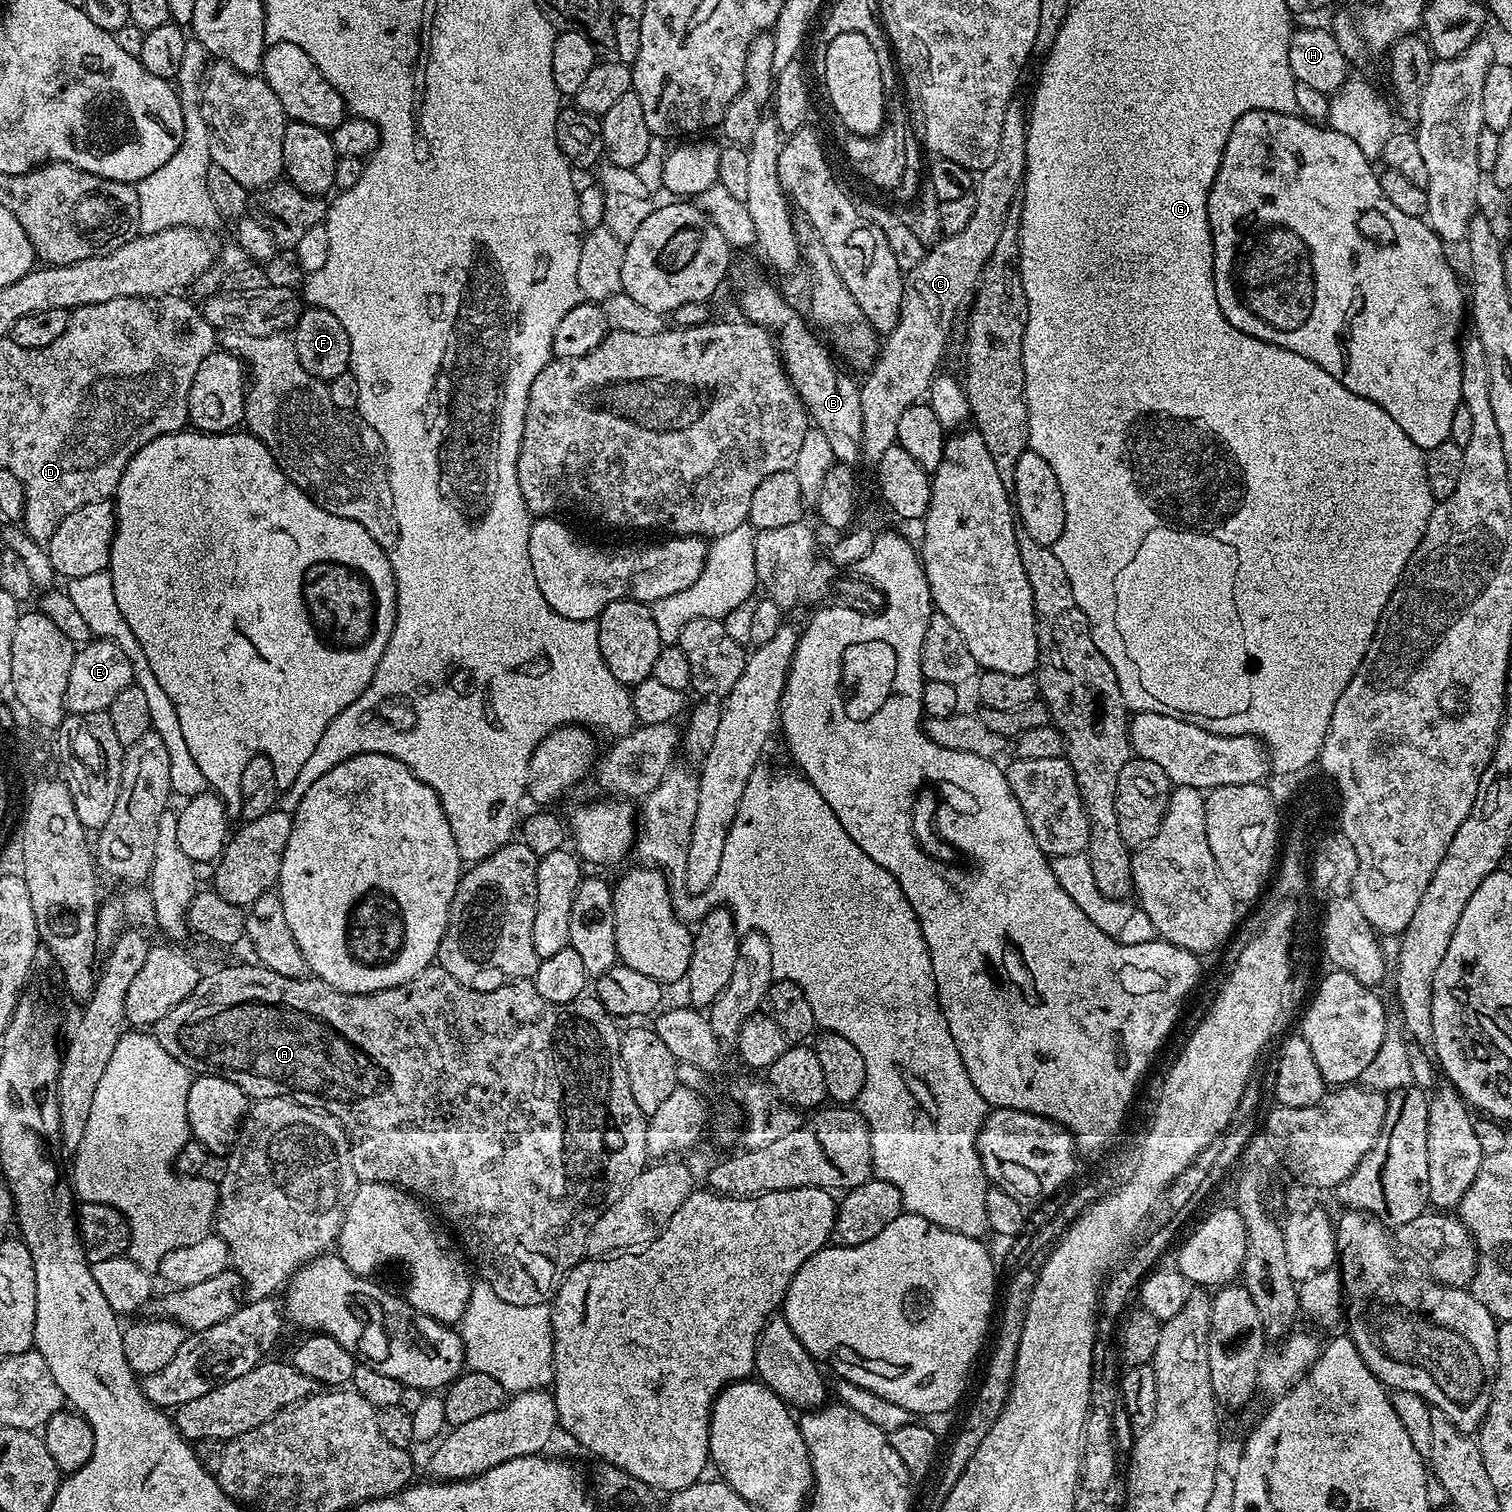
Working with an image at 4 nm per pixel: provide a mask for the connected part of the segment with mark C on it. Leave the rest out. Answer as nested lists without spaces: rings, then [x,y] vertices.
[[[1013,98],[1006,106],[1006,118],[1002,118],[1002,142],[998,142],[998,155],[994,162],[979,173],[974,184],[974,214],[970,222],[958,234],[944,236],[936,245],[929,247],[924,253],[924,260],[917,264],[912,272],[904,277],[904,293],[902,294],[902,310],[894,330],[887,333],[885,342],[879,349],[876,363],[872,365],[868,376],[860,384],[860,401],[862,402],[862,438],[860,451],[863,459],[875,462],[886,454],[896,444],[898,421],[904,411],[912,404],[923,401],[932,386],[932,381],[938,375],[936,367],[948,348],[948,339],[952,336],[952,323],[956,320],[956,311],[960,303],[967,301],[973,293],[976,281],[980,279],[982,266],[986,266],[986,258],[994,254],[994,245],[1002,234],[1002,226],[1006,226],[1006,214],[1012,204],[1017,203],[1024,186],[1024,171],[1026,170],[1026,138],[1028,137],[1028,118],[1026,108],[1019,104],[1019,99]]]

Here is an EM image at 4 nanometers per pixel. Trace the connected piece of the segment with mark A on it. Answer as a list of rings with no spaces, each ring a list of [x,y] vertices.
[[[259,962],[251,963],[232,964],[229,968],[220,968],[217,972],[210,973],[209,976],[208,973],[201,975],[198,986],[194,986],[190,998],[178,1002],[178,1006],[174,1006],[174,1010],[170,1010],[170,1014],[166,1014],[166,1018],[158,1018],[158,1022],[154,1026],[154,1035],[166,1050],[166,1054],[170,1054],[175,1060],[182,1062],[182,1066],[186,1066],[189,1073],[221,1076],[234,1082],[253,1101],[290,1096],[330,1113],[344,1128],[344,1132],[352,1144],[352,1161],[357,1181],[365,1184],[394,1184],[397,1188],[403,1188],[405,1192],[411,1192],[421,1201],[433,1200],[437,1208],[435,1211],[437,1213],[440,1211],[452,1223],[453,1230],[460,1235],[460,1240],[464,1243],[465,1248],[463,1251],[465,1253],[468,1251],[476,1259],[476,1268],[480,1271],[479,1279],[483,1283],[489,1284],[494,1290],[494,1294],[498,1294],[498,1298],[502,1298],[502,1302],[510,1302],[510,1306],[538,1306],[551,1302],[560,1288],[561,1277],[567,1273],[568,1269],[575,1268],[581,1260],[585,1259],[586,1238],[590,1238],[590,1230],[594,1230],[594,1222],[598,1222],[598,1218],[602,1218],[602,1214],[607,1208],[614,1206],[614,1202],[618,1202],[618,1198],[622,1198],[622,1194],[626,1194],[626,1186],[630,1186],[630,1182],[634,1182],[634,1178],[638,1178],[638,1174],[642,1174],[642,1170],[647,1168],[650,1163],[650,1157],[646,1150],[648,1117],[642,1110],[638,1110],[638,1102],[634,1102],[634,1094],[630,1094],[630,1078],[626,1078],[626,1066],[622,1066],[622,1058],[620,1057],[622,1032],[621,1029],[616,1029],[617,1021],[602,1006],[602,1002],[597,1000],[595,995],[585,994],[569,1004],[551,1004],[546,1002],[546,998],[542,998],[542,994],[538,994],[538,990],[532,985],[531,980],[514,980],[510,984],[498,986],[498,990],[486,990],[485,992],[474,990],[470,986],[462,986],[462,982],[458,982],[458,978],[446,974],[446,970],[436,962],[429,964],[418,974],[414,974],[414,978],[410,978],[398,986],[390,986],[386,990],[378,990],[377,992],[340,992],[337,988],[331,988],[323,980],[283,977],[282,974],[265,968]]]

